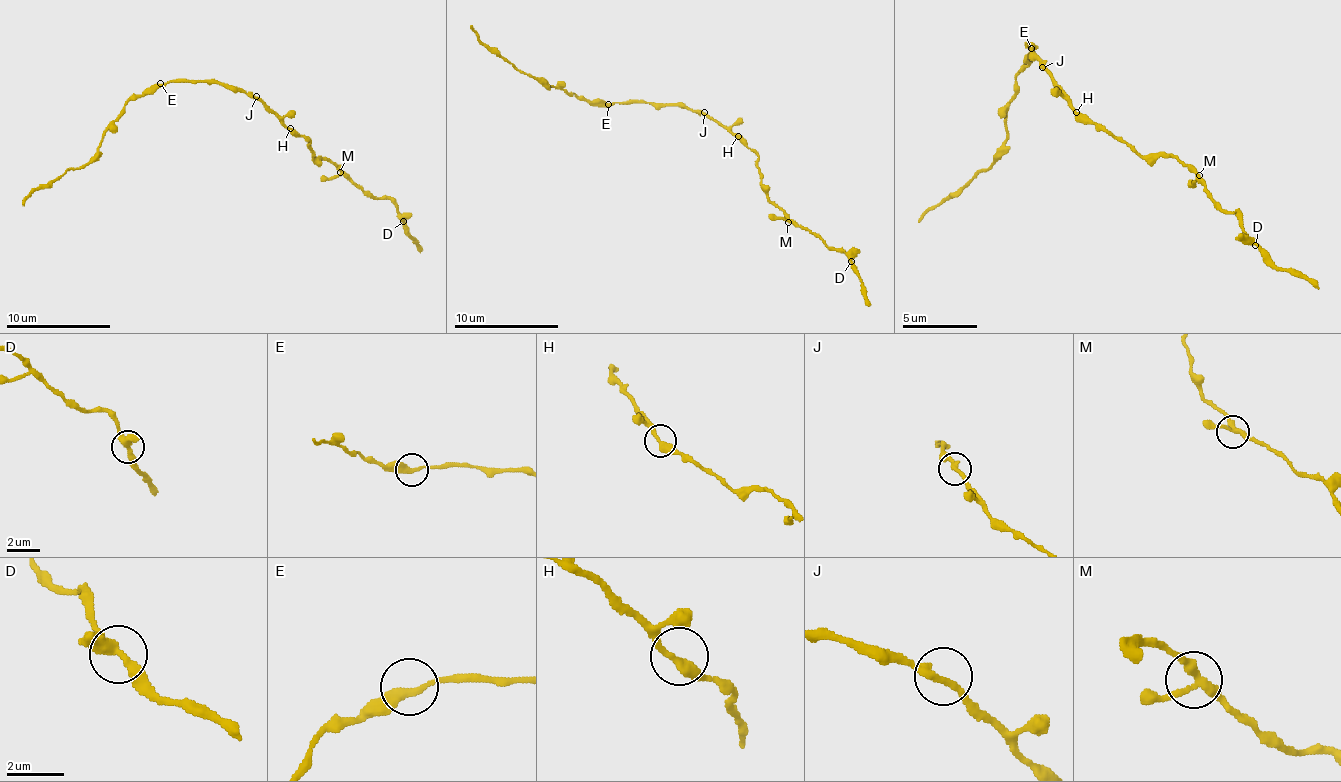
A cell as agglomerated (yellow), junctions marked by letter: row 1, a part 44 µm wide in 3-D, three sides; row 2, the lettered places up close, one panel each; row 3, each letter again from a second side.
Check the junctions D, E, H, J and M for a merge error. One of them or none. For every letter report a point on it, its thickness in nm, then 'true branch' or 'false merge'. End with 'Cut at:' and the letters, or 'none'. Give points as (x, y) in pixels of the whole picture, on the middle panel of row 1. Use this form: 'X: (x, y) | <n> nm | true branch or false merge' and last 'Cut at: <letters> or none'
D: (851, 261) | 320 nm | true branch
E: (608, 104) | 340 nm | true branch
H: (738, 136) | 320 nm | true branch
J: (704, 112) | 240 nm | true branch
M: (788, 222) | 280 nm | true branch
Cut at: none

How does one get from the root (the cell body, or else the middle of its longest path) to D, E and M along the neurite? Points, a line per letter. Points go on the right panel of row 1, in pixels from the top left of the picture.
D: (1046, 71), (1102, 130), (1143, 156), (1176, 156), (1239, 216), (1254, 246)
E: (1046, 71), (1027, 45), (1031, 48)
M: (1046, 71), (1053, 86), (1102, 130), (1128, 141), (1143, 156), (1172, 156), (1187, 171), (1199, 175)

